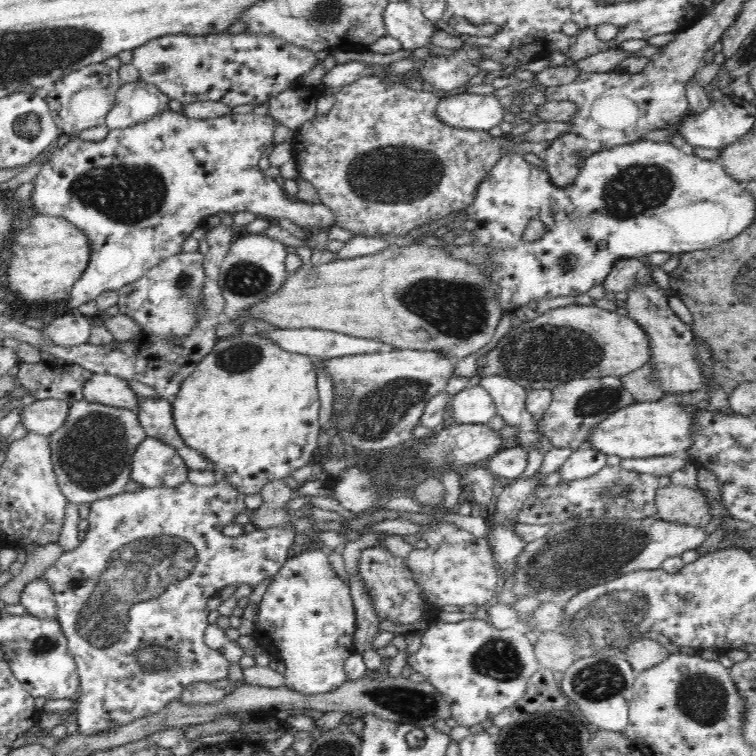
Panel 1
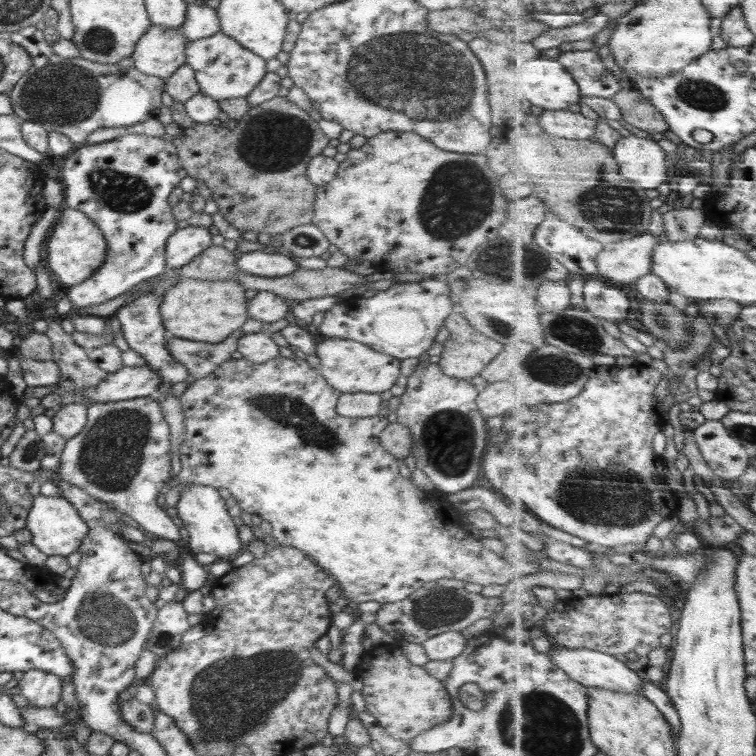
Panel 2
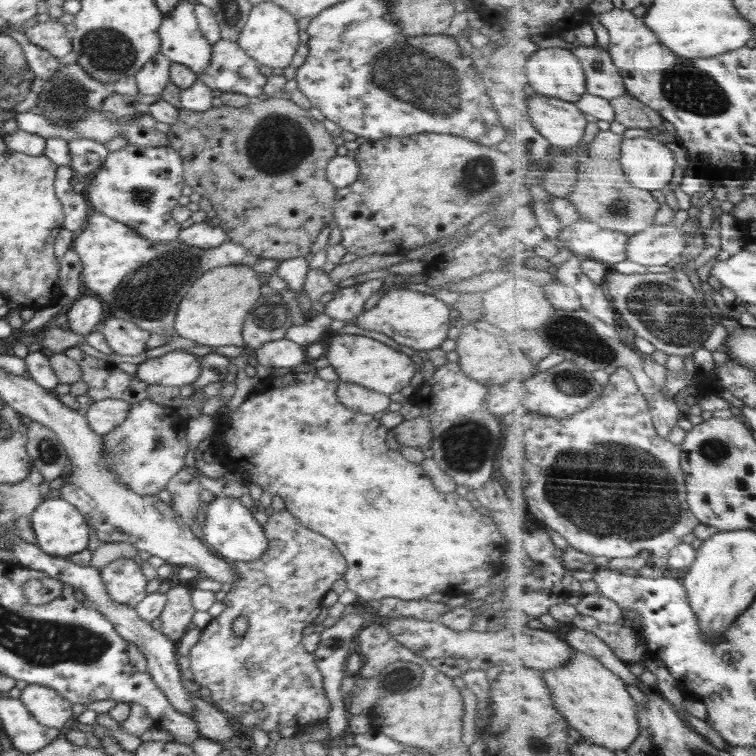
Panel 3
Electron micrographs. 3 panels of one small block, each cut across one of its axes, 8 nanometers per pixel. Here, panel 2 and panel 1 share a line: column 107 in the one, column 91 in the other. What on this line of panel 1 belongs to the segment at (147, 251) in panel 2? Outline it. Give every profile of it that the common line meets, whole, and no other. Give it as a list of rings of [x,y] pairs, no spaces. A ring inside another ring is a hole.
[[[169,109],[148,122],[109,130],[101,141],[84,141],[78,136],[63,139],[33,178],[30,200],[38,215],[68,220],[84,232],[92,244],[88,267],[66,299],[66,312],[77,310],[104,292],[120,291],[160,261],[179,254],[192,232],[202,228],[208,217],[218,212],[252,212],[271,221],[286,218],[310,232],[333,227],[336,215],[328,207],[290,197],[279,179],[268,178],[260,170],[258,164],[266,148],[273,143],[276,124],[274,117],[254,112],[197,119]]]

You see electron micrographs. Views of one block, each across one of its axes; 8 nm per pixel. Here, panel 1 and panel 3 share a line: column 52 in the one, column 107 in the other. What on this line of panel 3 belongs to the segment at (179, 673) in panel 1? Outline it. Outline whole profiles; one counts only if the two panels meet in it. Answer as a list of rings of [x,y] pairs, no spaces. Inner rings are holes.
[[[117,558],[99,570],[102,582],[112,602],[135,607],[147,595],[147,580],[140,568],[140,565],[132,558]]]

